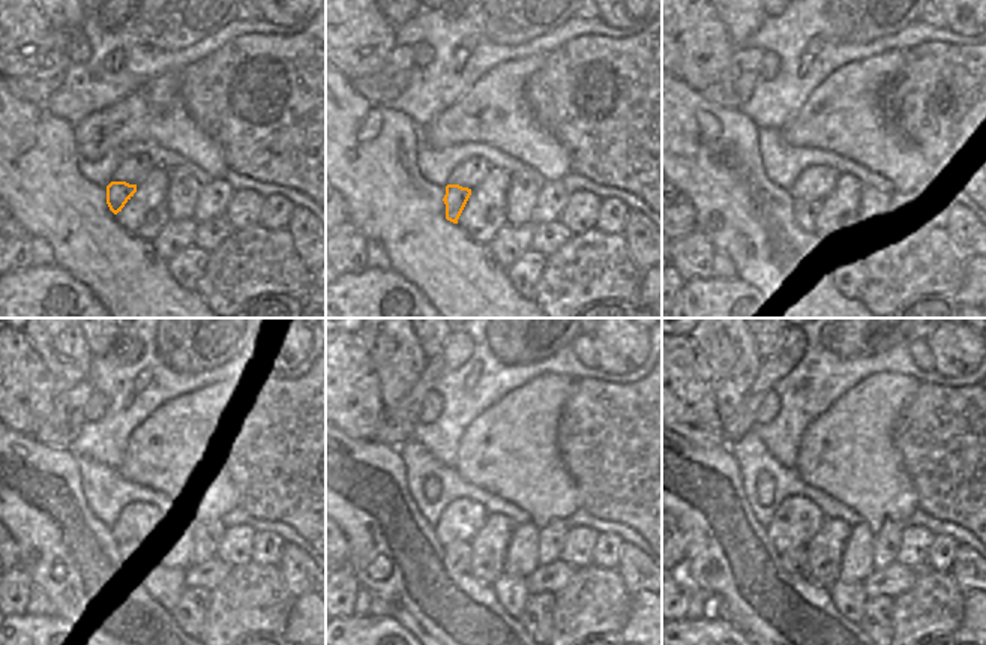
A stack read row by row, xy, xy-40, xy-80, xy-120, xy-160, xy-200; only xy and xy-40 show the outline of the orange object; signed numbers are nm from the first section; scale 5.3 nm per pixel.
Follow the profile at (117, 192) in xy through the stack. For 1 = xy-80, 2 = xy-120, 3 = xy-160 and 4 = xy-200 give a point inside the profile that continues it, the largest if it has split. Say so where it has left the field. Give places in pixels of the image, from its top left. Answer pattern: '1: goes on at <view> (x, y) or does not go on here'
1: goes on at xy-80 (794, 203)
2: goes on at xy-120 (125, 546)
3: goes on at xy-160 (458, 552)
4: goes on at xy-200 (794, 561)

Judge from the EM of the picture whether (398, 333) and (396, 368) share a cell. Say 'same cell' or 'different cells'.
same cell

